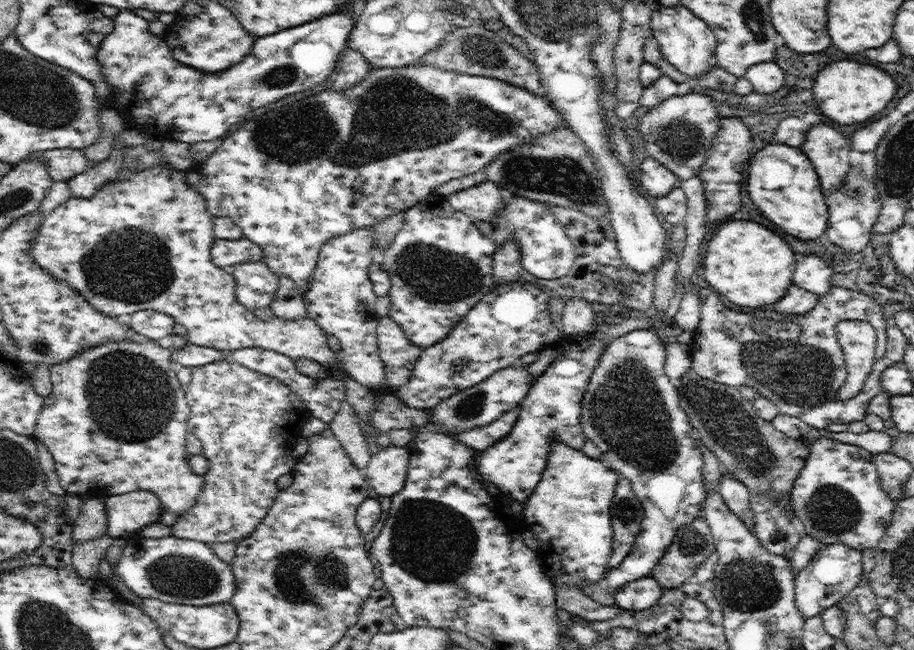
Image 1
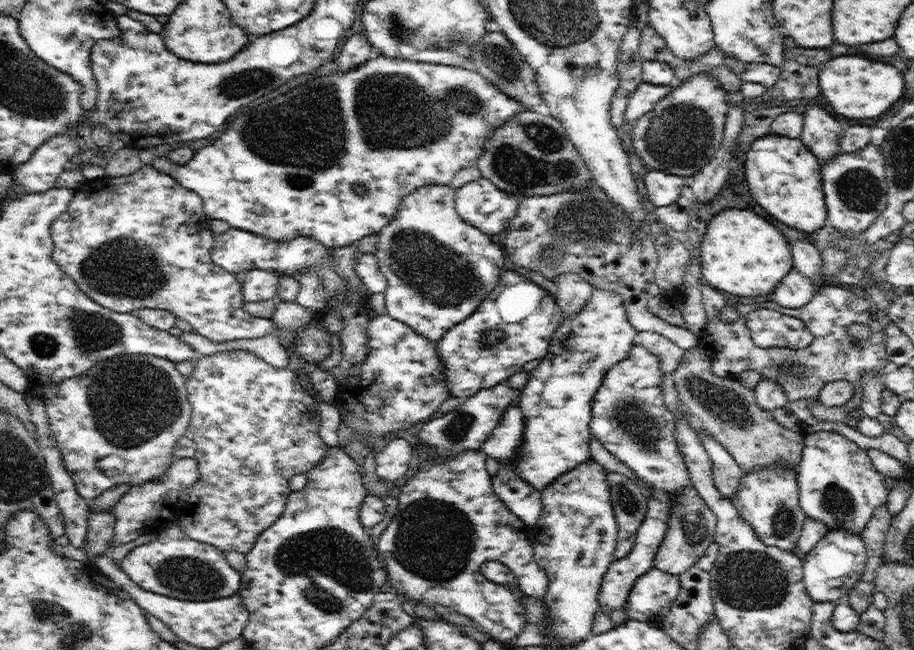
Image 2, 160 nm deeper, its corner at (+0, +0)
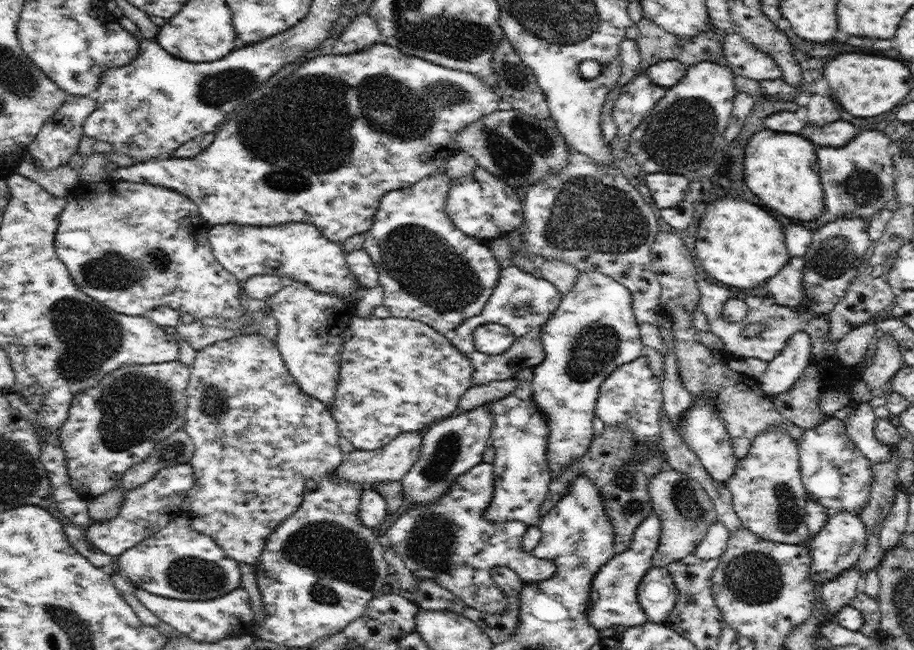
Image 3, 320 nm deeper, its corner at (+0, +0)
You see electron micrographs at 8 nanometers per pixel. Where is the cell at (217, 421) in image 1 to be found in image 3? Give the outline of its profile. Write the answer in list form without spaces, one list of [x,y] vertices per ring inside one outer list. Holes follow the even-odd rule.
[[[258,334],[237,335],[229,340],[222,340],[209,344],[197,351],[197,355],[190,369],[191,375],[187,386],[188,406],[185,412],[186,422],[184,430],[192,439],[195,446],[194,454],[189,460],[193,468],[195,478],[194,486],[189,490],[187,498],[190,499],[190,510],[186,512],[190,518],[191,526],[195,531],[210,536],[222,550],[236,562],[246,564],[257,564],[265,549],[266,540],[296,509],[302,504],[304,493],[307,491],[306,481],[312,479],[320,482],[323,478],[333,474],[340,466],[345,455],[340,451],[338,445],[339,430],[337,422],[332,416],[330,408],[300,388],[295,378],[288,372],[282,355],[277,345],[272,344],[268,338],[262,338]]]

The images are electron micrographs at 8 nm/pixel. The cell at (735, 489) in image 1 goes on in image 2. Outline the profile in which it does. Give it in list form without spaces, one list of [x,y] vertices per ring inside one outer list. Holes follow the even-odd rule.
[[[701,429],[701,443],[709,454],[712,463],[713,481],[722,496],[732,500],[743,470],[734,457],[710,433]]]

